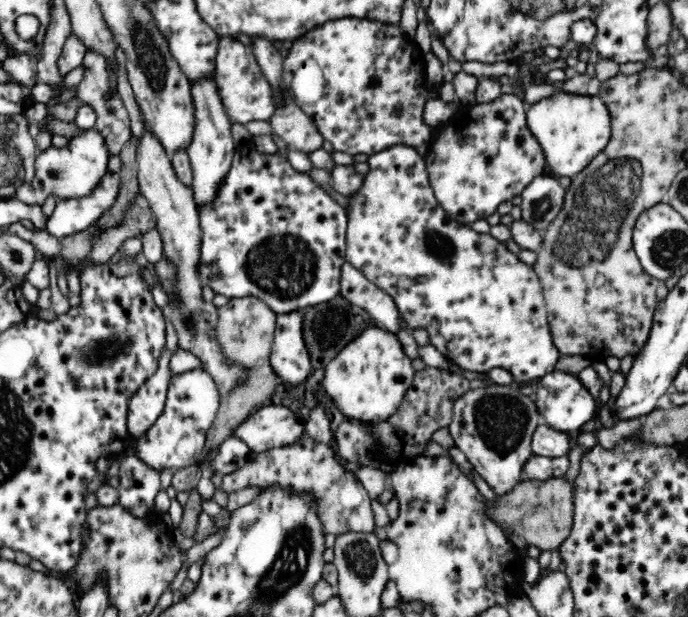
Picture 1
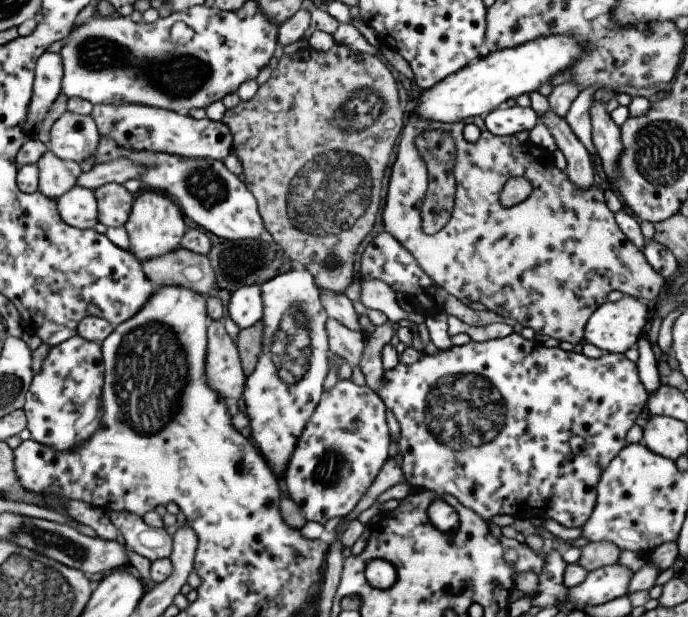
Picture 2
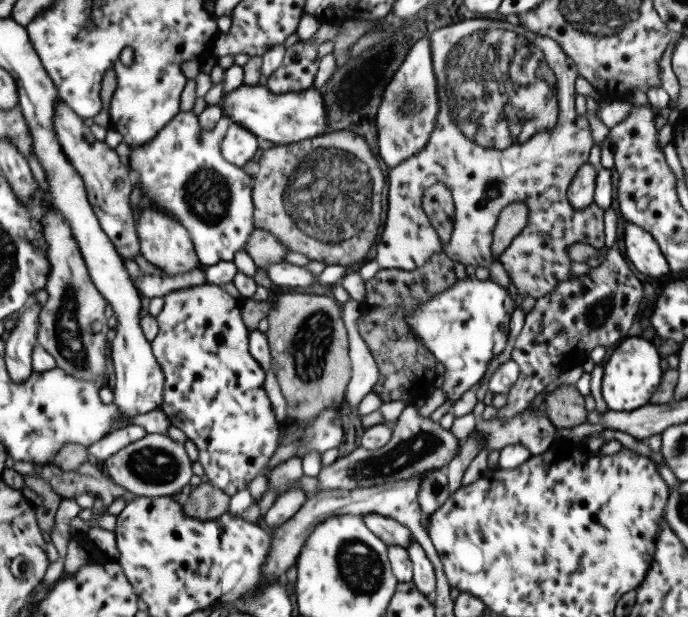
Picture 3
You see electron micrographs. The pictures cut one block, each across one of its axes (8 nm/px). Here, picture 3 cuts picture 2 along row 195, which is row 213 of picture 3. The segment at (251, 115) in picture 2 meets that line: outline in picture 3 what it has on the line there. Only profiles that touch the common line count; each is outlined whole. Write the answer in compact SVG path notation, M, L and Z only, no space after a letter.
M331 131L311 140L271 146L263 150L257 162L259 171L251 184L251 222L255 229L267 230L285 244L287 251L299 252L309 261L323 262L325 266L348 267L367 259L367 252L377 238L379 198L385 186L385 173L363 138L349 132Z

